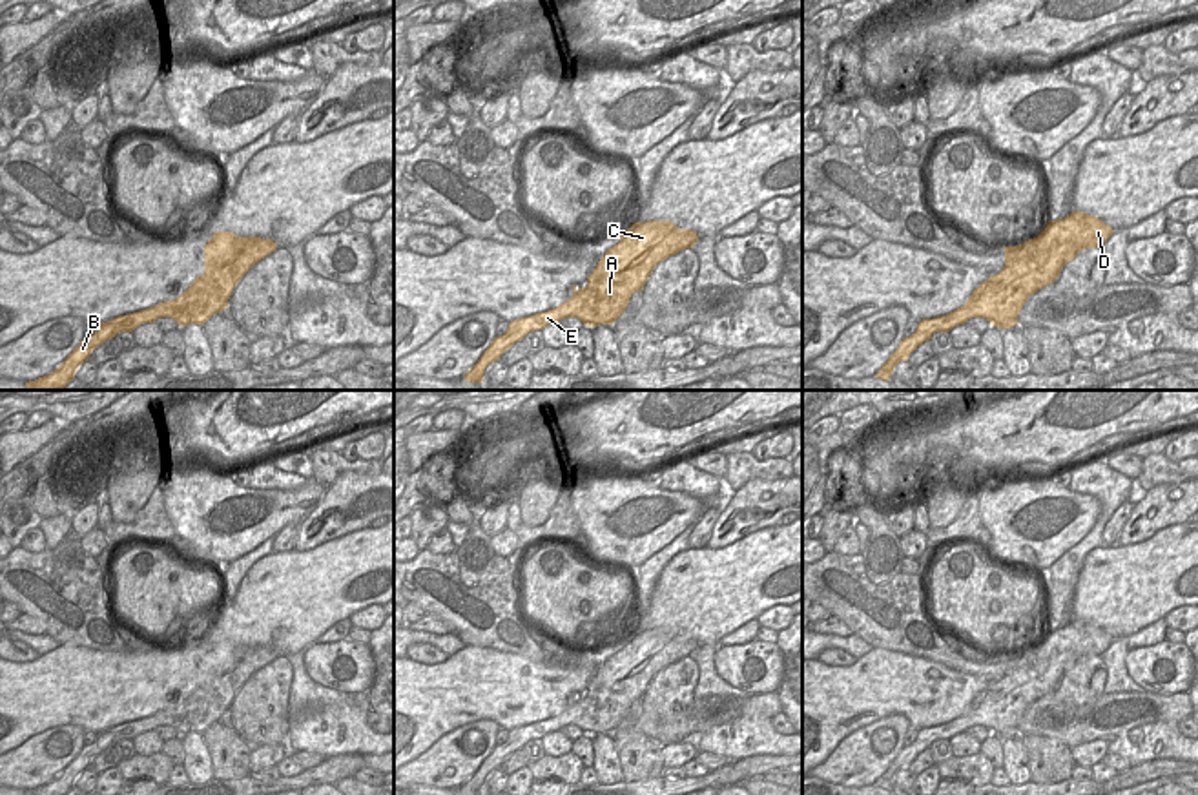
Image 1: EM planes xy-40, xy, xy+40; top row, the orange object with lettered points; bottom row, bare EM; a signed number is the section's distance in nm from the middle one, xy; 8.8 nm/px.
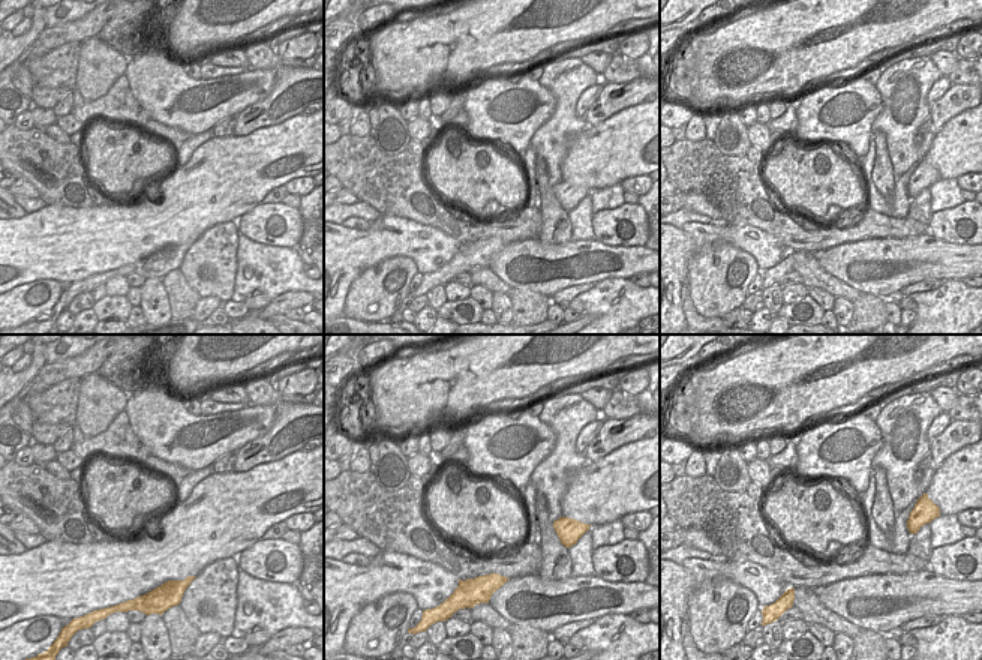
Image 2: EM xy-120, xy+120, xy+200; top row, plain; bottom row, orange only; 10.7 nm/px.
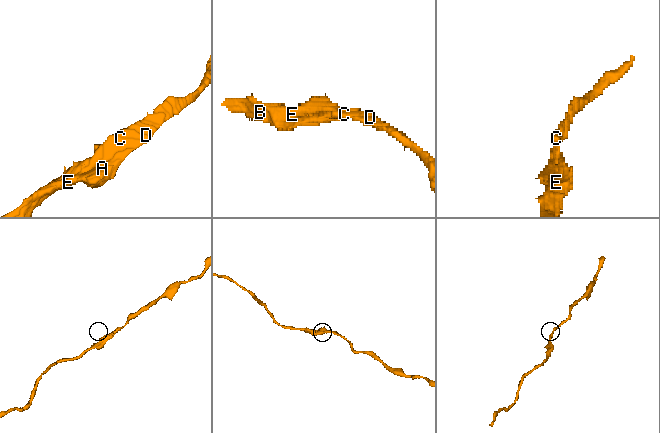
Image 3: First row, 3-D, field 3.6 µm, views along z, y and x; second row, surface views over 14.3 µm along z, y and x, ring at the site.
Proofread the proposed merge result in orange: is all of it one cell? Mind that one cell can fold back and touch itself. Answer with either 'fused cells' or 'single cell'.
single cell

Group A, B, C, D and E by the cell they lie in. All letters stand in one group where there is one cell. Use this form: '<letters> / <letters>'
A B C D E

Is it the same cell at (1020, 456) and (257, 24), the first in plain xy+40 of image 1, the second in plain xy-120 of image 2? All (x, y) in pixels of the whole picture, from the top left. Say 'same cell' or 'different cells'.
same cell

